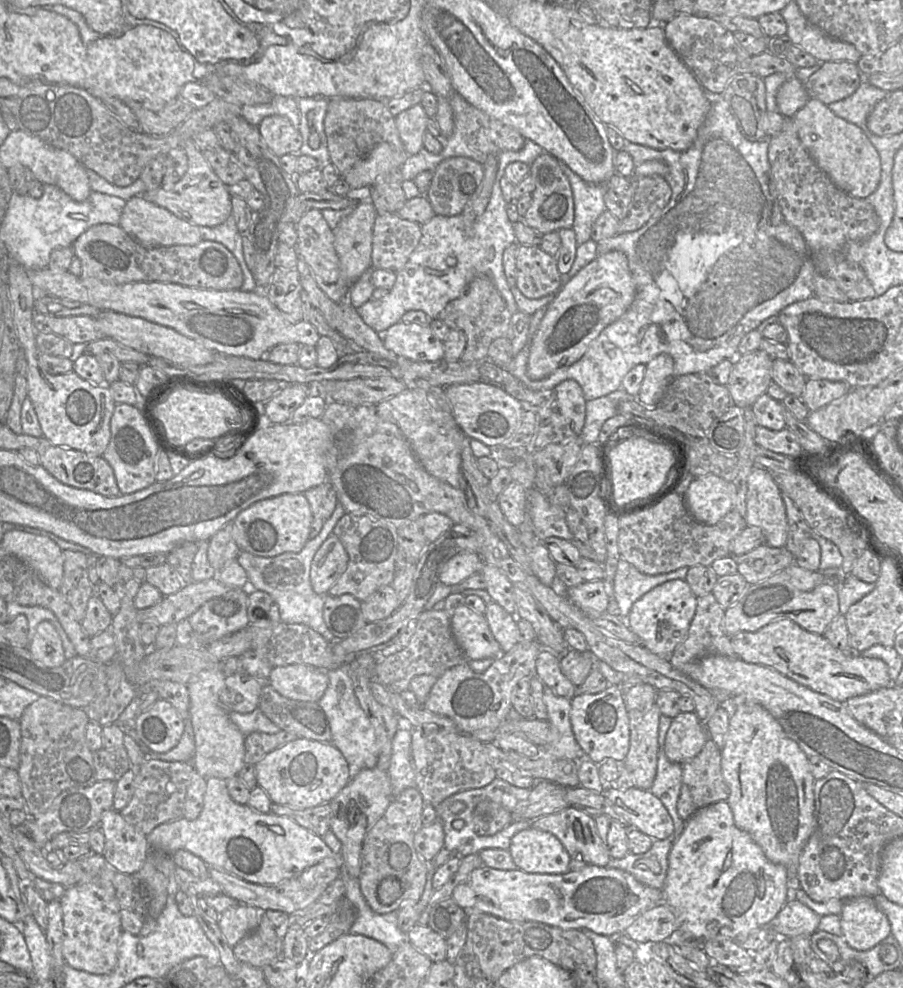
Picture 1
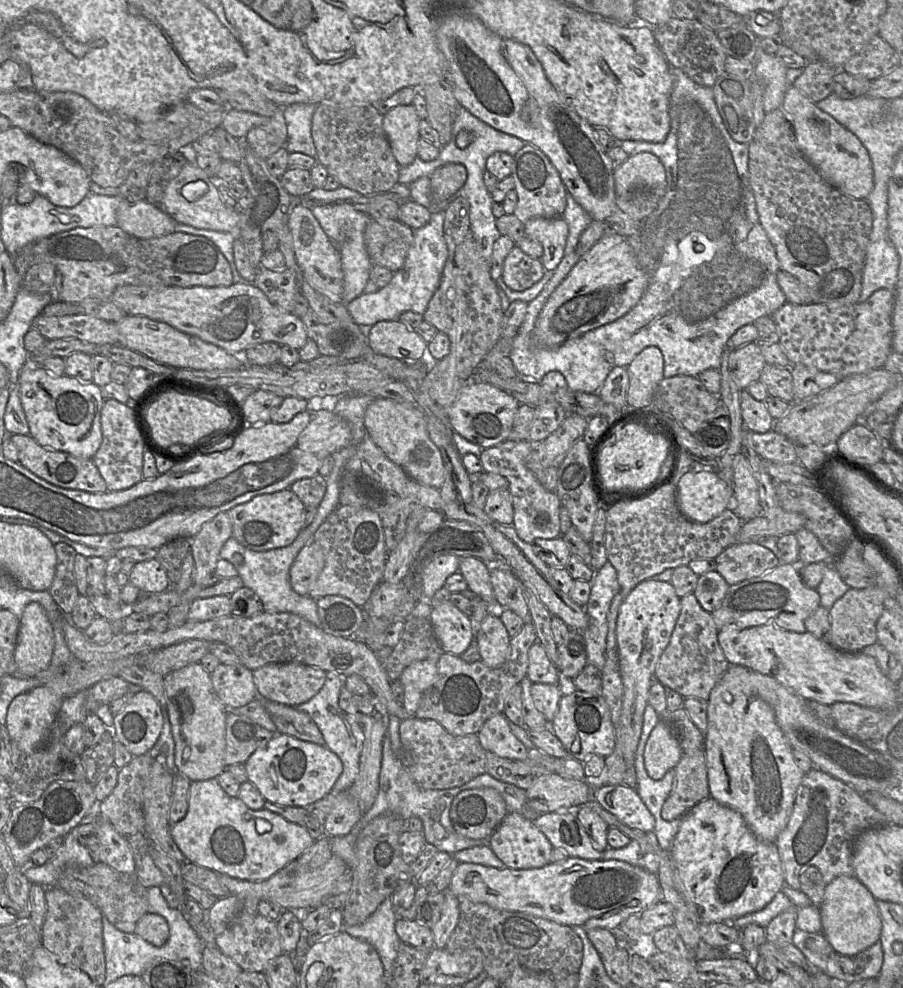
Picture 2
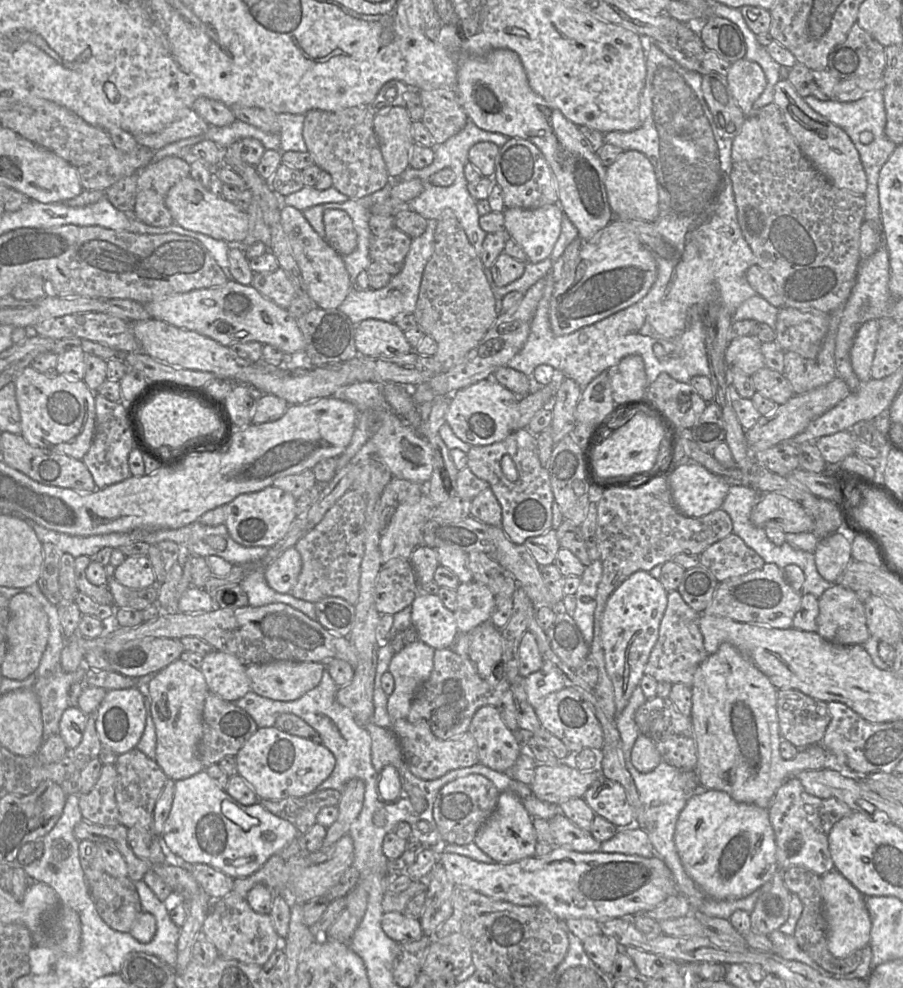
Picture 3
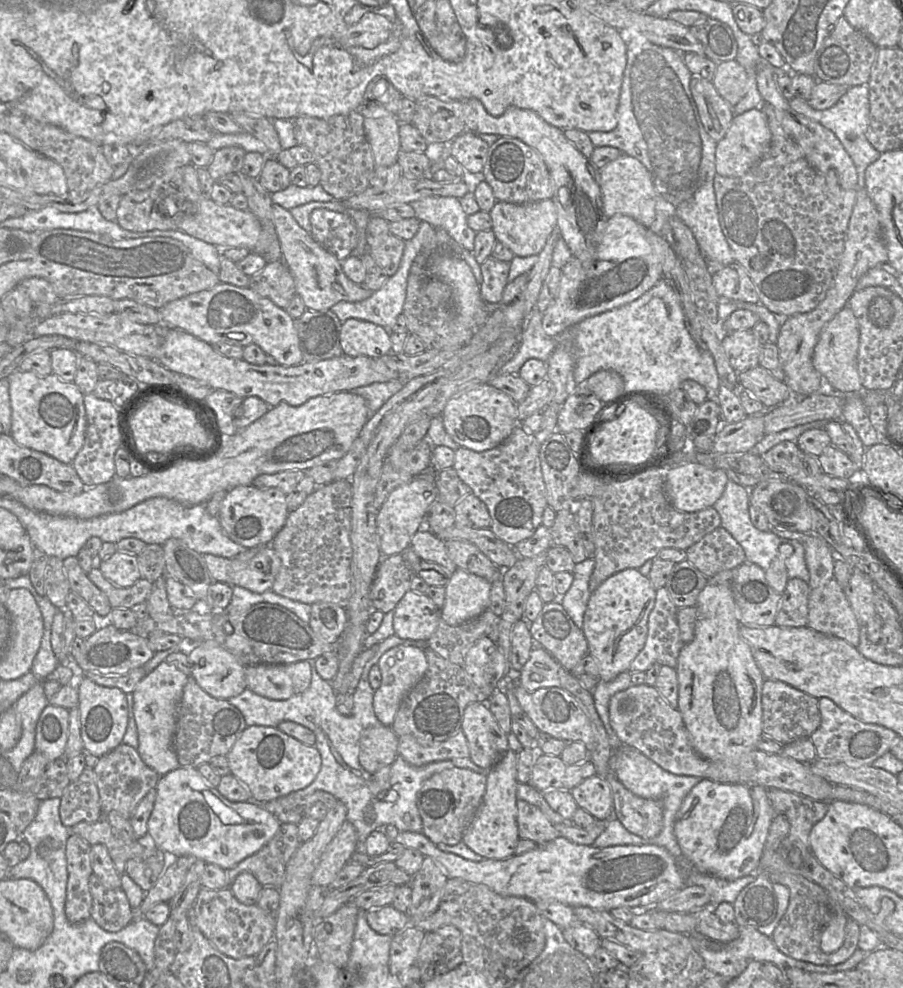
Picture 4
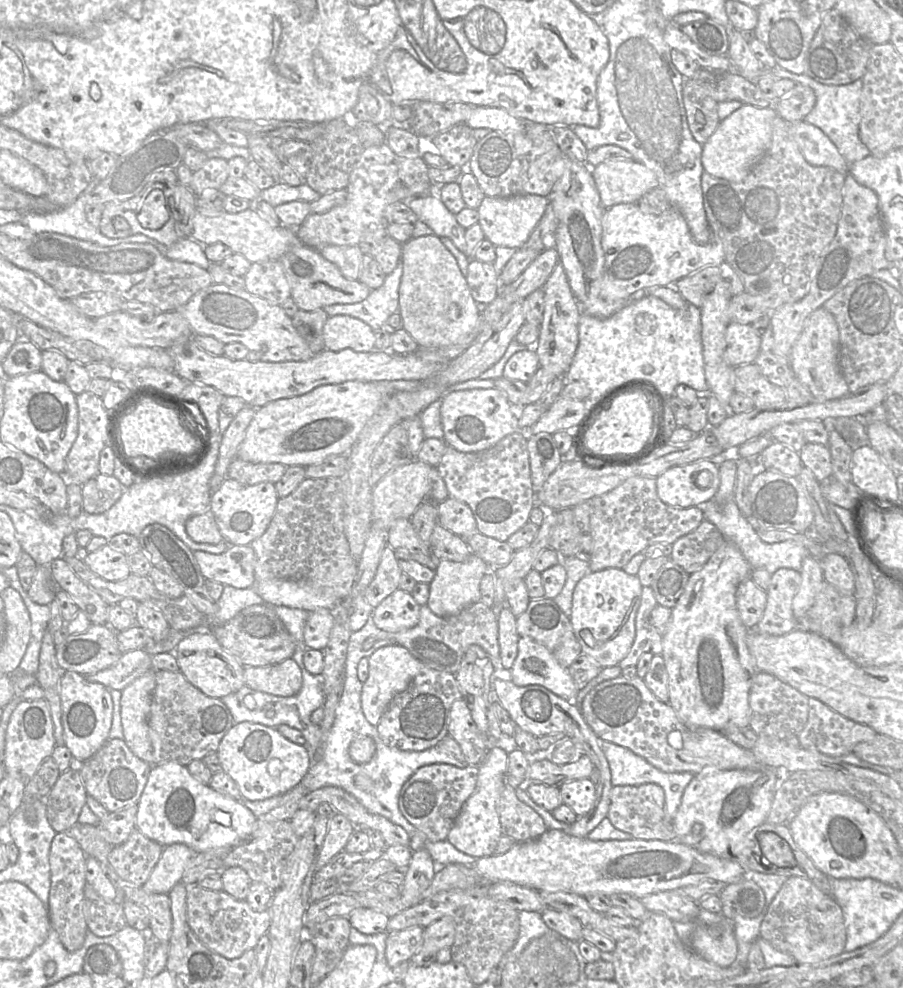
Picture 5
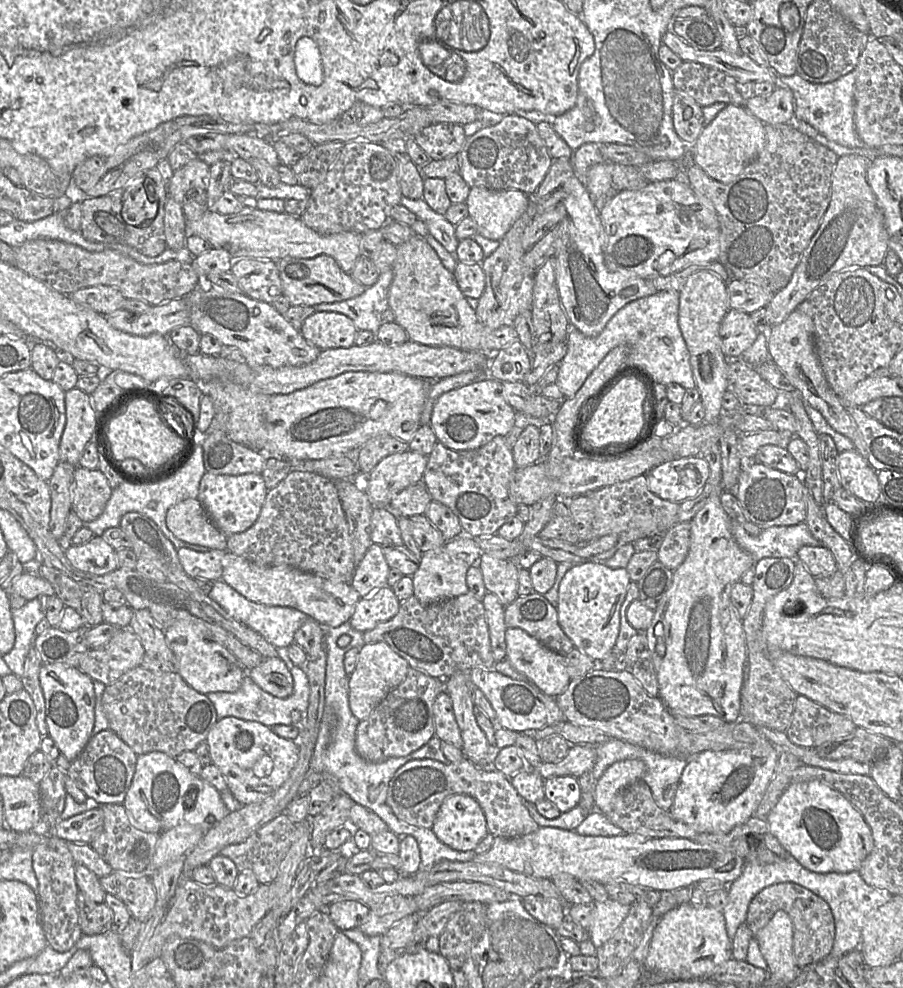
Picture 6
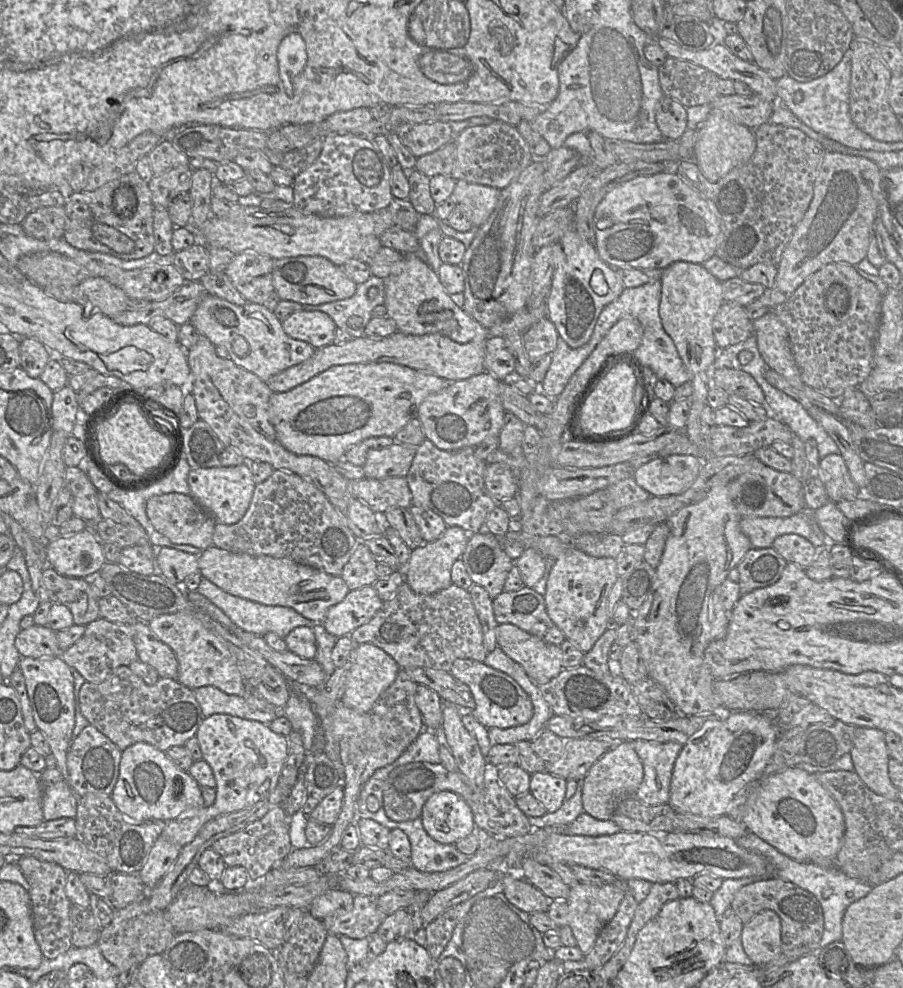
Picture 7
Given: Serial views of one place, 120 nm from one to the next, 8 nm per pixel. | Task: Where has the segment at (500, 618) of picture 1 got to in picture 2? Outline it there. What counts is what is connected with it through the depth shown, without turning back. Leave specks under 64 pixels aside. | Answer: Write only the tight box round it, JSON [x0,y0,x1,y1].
[475,612,510,668]

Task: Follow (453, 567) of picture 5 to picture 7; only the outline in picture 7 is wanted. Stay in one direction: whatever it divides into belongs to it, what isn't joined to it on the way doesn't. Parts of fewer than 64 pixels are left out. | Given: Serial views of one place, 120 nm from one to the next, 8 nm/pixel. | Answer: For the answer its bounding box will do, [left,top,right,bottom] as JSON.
[396,526,470,595]

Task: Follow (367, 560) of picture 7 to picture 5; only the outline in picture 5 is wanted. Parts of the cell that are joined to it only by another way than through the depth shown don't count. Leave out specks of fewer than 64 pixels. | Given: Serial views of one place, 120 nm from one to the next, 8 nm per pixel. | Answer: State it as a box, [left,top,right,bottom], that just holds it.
[364,546,402,608]

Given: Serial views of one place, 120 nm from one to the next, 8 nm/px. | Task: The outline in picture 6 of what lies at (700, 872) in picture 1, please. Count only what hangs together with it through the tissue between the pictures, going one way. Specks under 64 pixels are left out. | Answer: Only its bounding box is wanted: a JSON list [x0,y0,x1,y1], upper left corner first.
[670,740,780,833]

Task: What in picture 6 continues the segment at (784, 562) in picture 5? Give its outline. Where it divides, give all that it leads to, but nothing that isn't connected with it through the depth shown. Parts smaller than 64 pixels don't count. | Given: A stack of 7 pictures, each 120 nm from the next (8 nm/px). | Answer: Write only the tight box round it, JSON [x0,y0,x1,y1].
[731,520,822,561]

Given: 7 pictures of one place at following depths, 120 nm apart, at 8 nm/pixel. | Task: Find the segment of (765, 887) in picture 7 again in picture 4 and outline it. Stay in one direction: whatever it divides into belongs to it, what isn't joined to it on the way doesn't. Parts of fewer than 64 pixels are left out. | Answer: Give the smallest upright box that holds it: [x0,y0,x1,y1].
[767,872,860,966]

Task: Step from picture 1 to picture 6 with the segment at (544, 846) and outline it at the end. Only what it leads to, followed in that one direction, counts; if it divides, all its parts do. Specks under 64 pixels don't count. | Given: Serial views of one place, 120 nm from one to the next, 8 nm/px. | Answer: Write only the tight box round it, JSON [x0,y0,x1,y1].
[431,794,489,852]

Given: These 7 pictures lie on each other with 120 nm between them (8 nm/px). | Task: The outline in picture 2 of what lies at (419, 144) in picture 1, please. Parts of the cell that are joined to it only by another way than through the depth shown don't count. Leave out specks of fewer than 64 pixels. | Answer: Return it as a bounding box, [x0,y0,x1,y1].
[383,104,420,167]

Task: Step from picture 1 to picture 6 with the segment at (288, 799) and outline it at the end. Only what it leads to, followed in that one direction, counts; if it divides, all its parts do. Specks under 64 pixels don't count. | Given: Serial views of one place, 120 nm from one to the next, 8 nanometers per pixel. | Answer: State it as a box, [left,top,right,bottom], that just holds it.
[205,717,299,806]

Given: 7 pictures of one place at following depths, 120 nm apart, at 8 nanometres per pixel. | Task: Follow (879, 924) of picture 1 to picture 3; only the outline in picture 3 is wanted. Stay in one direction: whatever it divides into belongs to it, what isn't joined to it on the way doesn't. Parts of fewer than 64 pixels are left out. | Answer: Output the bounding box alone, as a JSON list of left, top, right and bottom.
[822,870,871,958]

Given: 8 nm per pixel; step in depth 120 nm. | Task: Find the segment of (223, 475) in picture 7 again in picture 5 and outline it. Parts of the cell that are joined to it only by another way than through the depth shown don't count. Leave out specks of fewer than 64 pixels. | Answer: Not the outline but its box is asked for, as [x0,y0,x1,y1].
[210,478,279,545]

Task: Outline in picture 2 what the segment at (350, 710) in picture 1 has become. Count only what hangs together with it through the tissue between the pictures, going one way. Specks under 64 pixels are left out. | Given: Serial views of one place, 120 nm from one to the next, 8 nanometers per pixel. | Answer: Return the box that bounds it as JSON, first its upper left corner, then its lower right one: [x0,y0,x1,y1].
[294,671,364,793]

